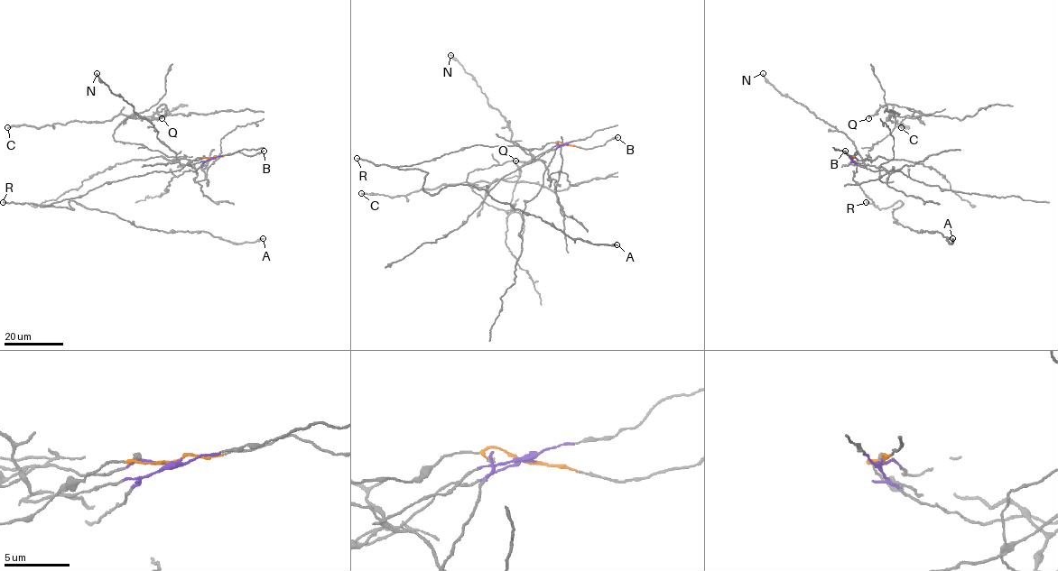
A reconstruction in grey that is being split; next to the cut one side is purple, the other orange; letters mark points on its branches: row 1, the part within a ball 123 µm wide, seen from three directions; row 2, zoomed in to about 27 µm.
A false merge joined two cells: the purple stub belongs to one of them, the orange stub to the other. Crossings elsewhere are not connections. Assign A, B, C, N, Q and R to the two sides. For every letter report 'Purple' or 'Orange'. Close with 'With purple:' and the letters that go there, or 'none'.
A: Orange
B: Orange
C: Purple
N: Purple
Q: Purple
R: Orange
With purple: C, N, Q

